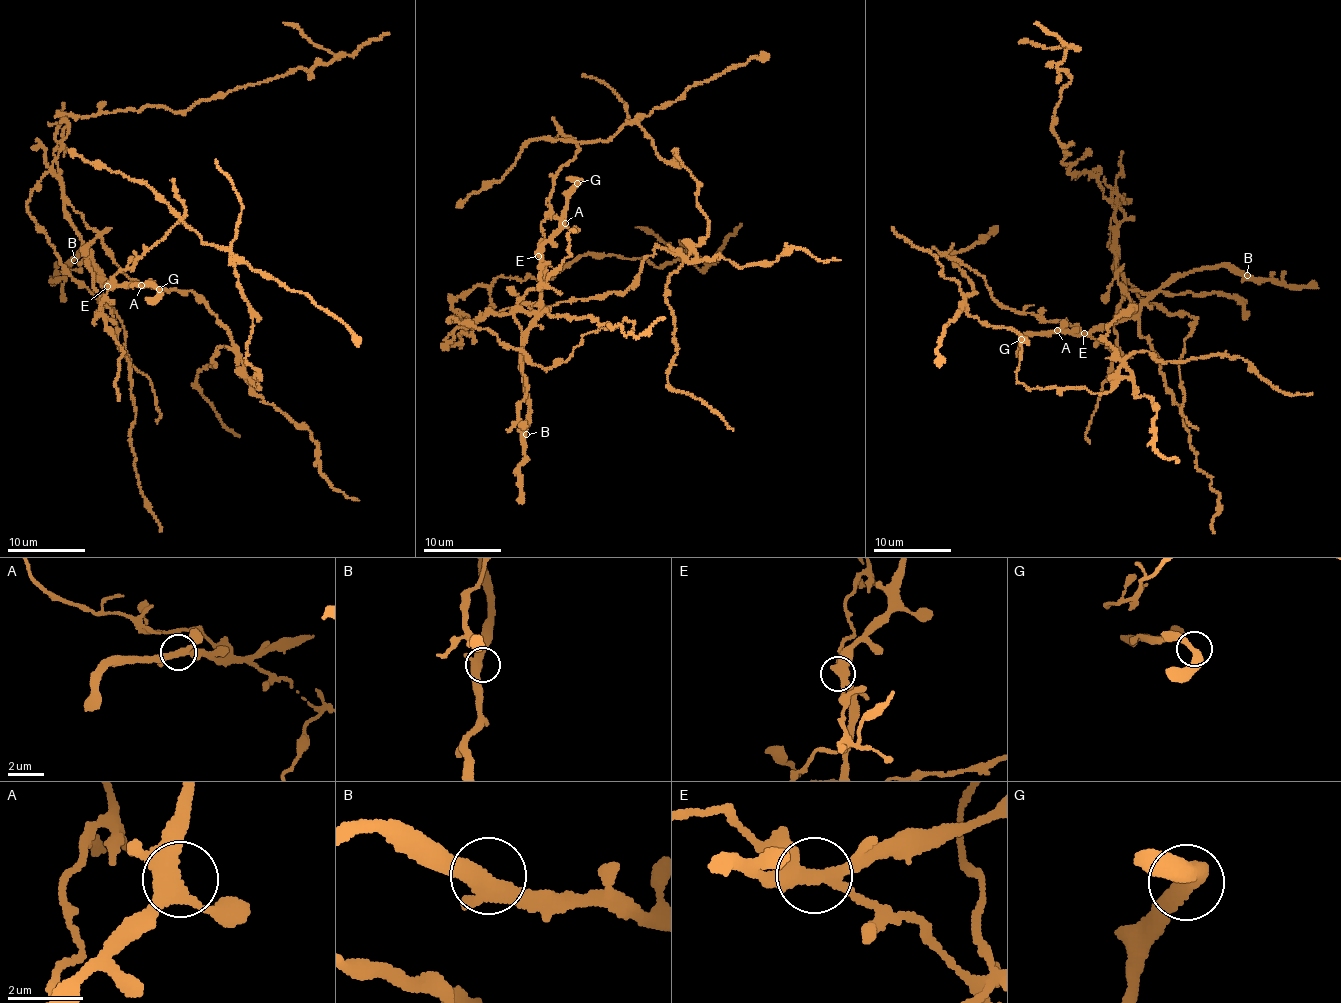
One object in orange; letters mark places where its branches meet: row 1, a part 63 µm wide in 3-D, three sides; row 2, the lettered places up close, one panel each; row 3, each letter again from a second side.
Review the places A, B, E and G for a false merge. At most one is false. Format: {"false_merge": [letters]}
{"false_merge": ["E"]}

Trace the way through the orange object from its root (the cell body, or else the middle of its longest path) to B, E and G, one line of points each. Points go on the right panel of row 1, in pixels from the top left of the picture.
B: (1131, 309), (1115, 249), (1125, 286), (1140, 293), (1156, 293), (1204, 268), (1233, 267), (1247, 275)
E: (1131, 309), (1129, 293), (1118, 281), (1115, 249), (1117, 270), (1125, 281), (1135, 316), (1083, 333)
G: (1131, 309), (1129, 293), (1118, 281), (1115, 249), (1117, 270), (1135, 316), (1088, 332), (1028, 332), (1021, 339)

